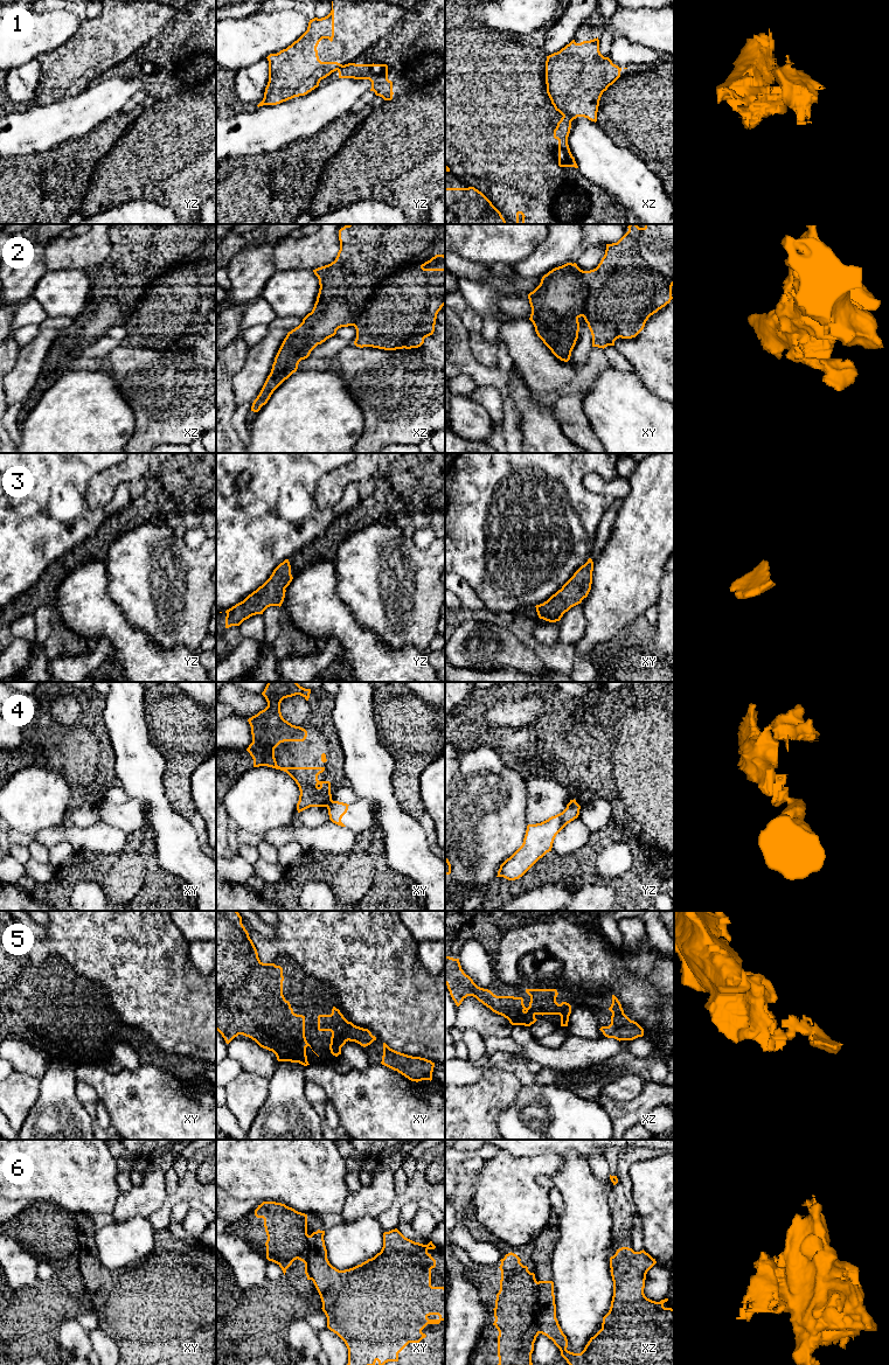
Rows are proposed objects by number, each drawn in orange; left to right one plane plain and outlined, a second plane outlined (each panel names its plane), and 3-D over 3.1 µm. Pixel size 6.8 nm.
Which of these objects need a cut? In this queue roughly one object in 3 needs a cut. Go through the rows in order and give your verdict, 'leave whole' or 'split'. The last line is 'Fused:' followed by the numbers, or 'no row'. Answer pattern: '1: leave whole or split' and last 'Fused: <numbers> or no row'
1: split
2: leave whole
3: leave whole
4: split
5: leave whole
6: leave whole
Fused: 1, 4

